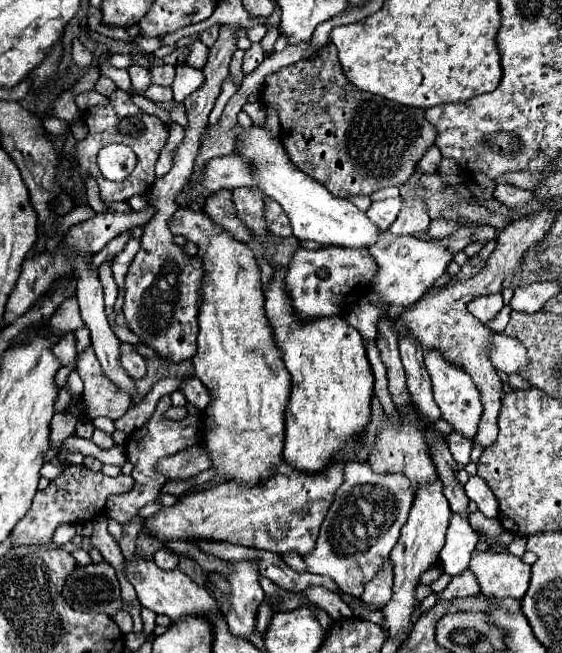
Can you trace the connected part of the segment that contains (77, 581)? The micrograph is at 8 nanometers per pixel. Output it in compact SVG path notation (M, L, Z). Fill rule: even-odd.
M108 562L78 566L66 580L64 600L80 612L102 612L114 616L122 610L120 586Z

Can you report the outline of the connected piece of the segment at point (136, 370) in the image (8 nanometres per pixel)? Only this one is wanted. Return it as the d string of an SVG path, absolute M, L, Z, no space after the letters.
M122 344L122 366L124 370L134 378L134 380L140 380L146 376L146 358L142 358L134 348L132 344Z

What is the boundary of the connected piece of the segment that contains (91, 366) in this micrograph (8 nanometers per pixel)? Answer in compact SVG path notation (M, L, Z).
M86 348L80 352L80 358L76 362L76 372L80 374L84 382L82 402L86 406L86 416L90 420L98 416L108 416L112 420L118 420L124 416L124 412L130 408L130 396L120 392L102 372L96 354L92 348Z

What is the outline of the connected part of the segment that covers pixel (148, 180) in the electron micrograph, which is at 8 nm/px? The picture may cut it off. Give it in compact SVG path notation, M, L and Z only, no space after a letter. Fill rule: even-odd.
M116 90L110 96L108 106L88 108L86 114L84 114L84 122L88 126L88 136L86 136L86 140L76 144L76 162L80 166L82 176L88 172L88 174L92 174L96 178L96 182L100 186L100 194L102 194L104 200L128 200L134 194L146 194L148 188L152 186L152 182L156 180L154 164L158 160L158 154L162 152L162 148L168 142L168 126L160 118L140 112L140 108L136 108L130 102L130 96L126 92L122 92L122 90ZM112 142L120 142L120 144L130 146L134 150L136 158L138 158L138 164L134 168L134 172L128 178L124 178L122 182L106 180L102 176L102 172L98 170L98 164L96 164L96 156L98 156L100 148L104 148L104 146L108 146Z

